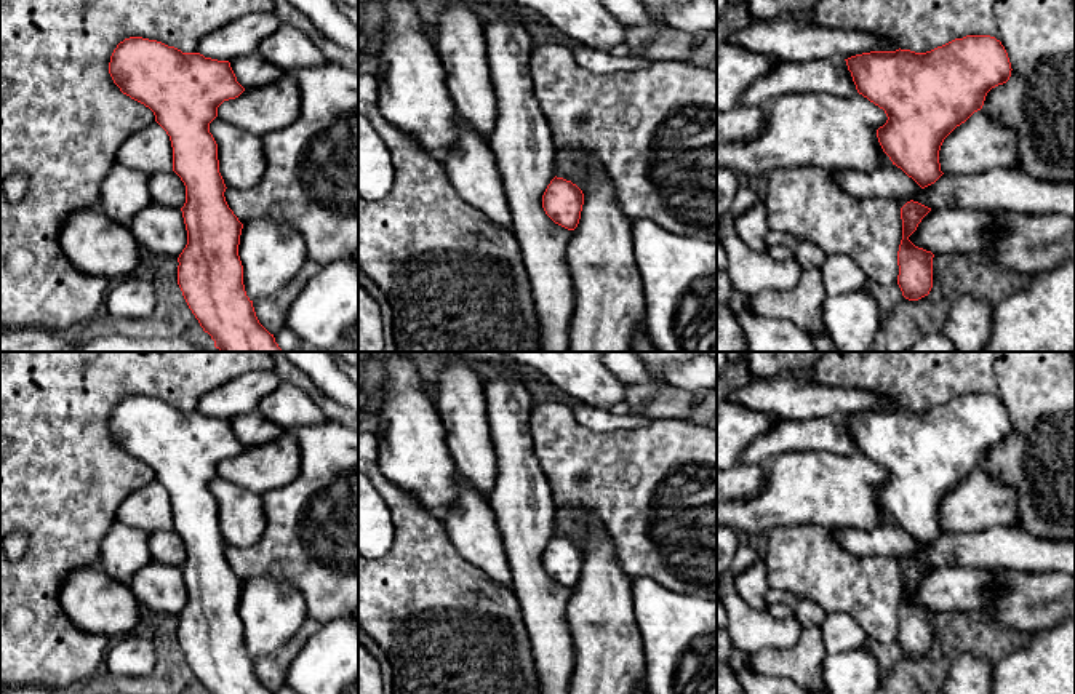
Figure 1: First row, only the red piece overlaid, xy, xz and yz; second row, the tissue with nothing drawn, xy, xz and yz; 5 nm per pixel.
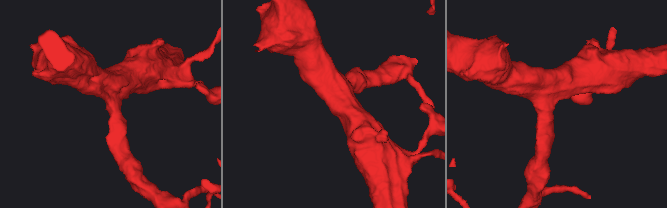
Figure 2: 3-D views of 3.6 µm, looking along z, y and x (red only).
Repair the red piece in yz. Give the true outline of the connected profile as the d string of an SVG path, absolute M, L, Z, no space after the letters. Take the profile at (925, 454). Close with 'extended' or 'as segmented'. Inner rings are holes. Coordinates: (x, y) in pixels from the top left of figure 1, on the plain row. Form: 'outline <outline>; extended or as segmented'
outline M966 393L926 411L899 406L862 411L845 419L857 451L888 475L877 488L883 510L921 547L944 532L939 521L944 497L981 469L987 451L1006 441L1013 429L1005 405L990 393Z; as segmented

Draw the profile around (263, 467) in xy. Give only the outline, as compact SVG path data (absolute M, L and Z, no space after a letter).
M290 432L274 441L248 446L218 465L221 478L259 496L291 483L299 472L301 451L294 433Z

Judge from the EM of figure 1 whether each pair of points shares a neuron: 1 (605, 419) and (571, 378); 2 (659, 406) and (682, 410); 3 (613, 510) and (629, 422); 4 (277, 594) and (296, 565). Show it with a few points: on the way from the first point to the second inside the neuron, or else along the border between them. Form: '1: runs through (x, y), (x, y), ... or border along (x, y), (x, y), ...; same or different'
1: border along (583, 402), (608, 410); different
2: runs through (664, 406), (677, 406); same
3: border along (653, 421), (631, 429), (589, 429); different
4: border along (247, 582), (283, 579), (301, 594), (307, 613); different

